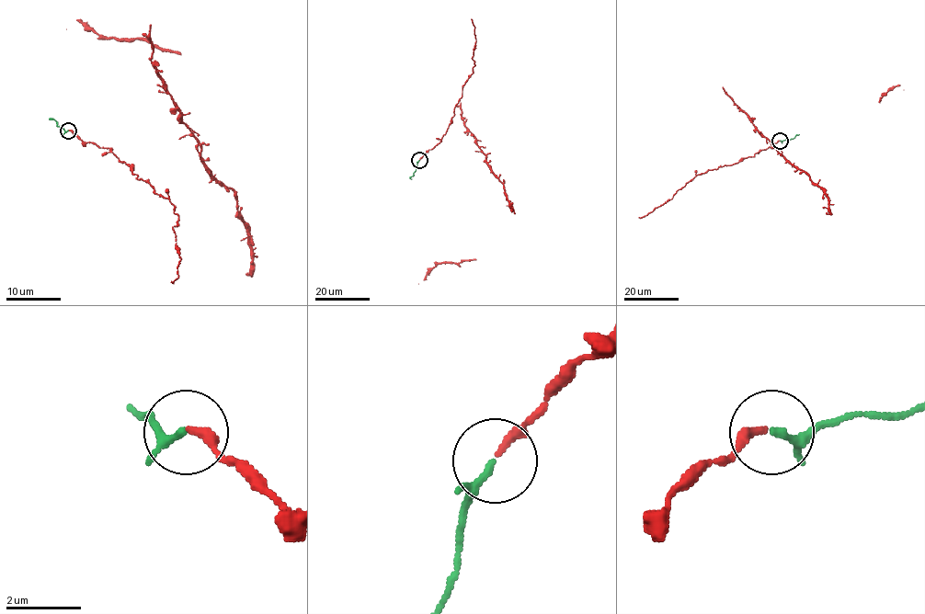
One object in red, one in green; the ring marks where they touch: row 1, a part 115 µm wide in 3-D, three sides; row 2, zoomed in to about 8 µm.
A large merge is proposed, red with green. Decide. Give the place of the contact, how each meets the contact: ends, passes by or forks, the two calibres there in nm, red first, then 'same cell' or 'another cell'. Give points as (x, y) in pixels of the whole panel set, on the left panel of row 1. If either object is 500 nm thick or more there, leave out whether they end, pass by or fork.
at (68, 130); red ends there; green passes by; 220 nm thick on the red side, 140 nm on the other; same cell

